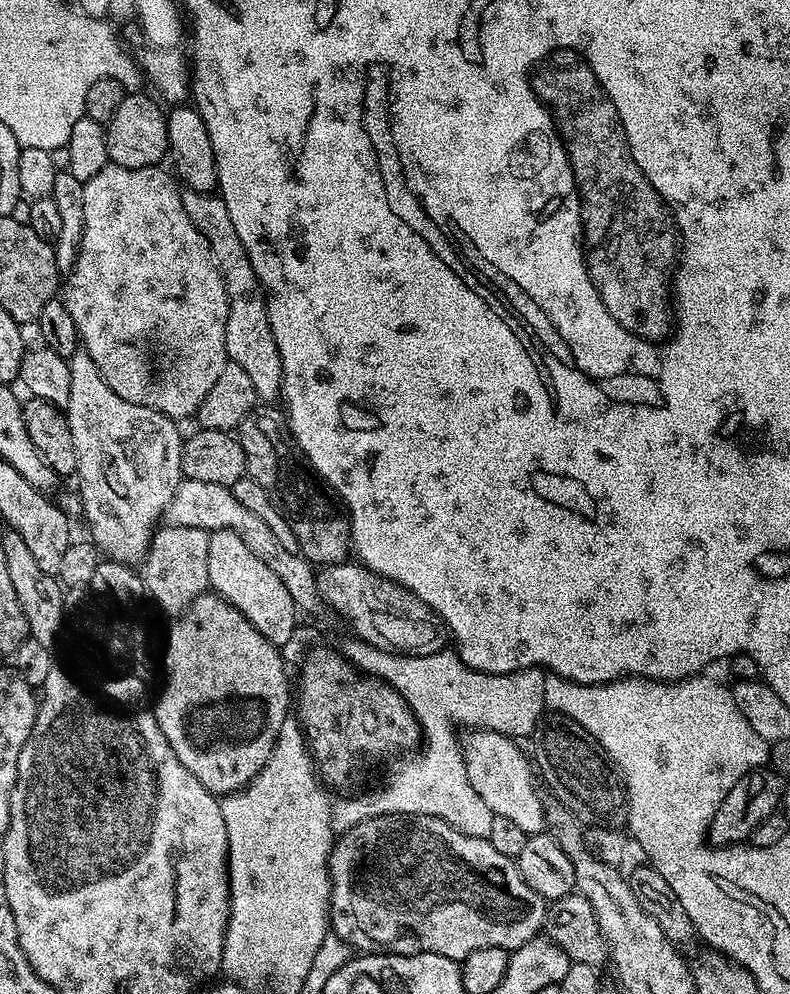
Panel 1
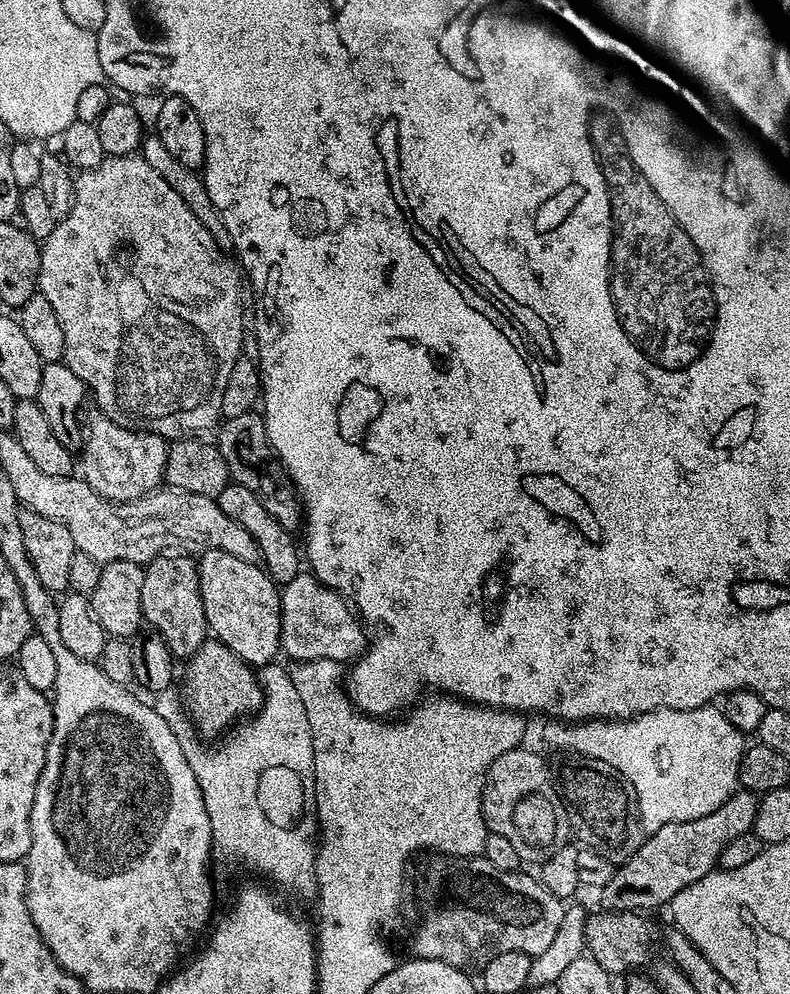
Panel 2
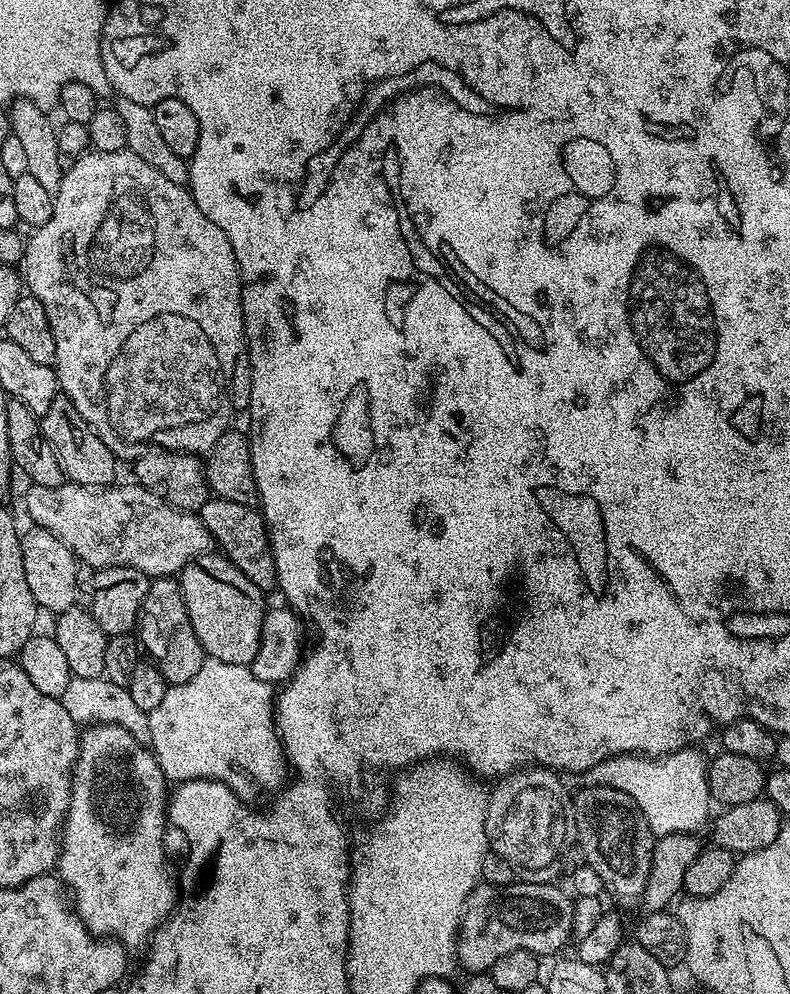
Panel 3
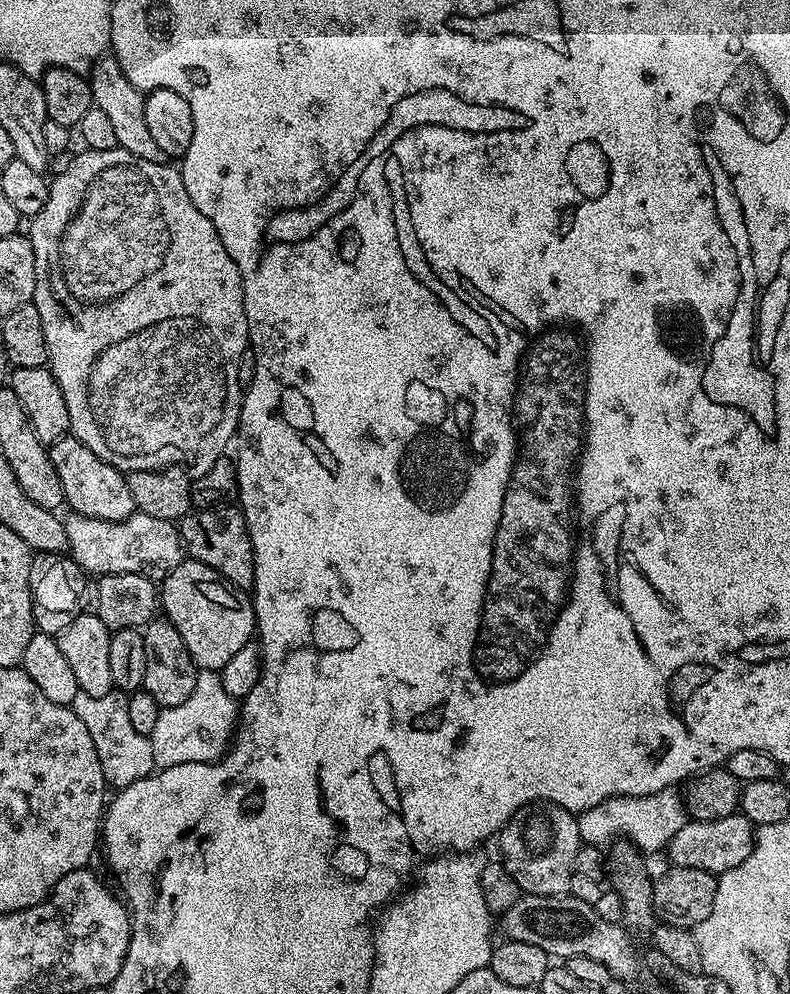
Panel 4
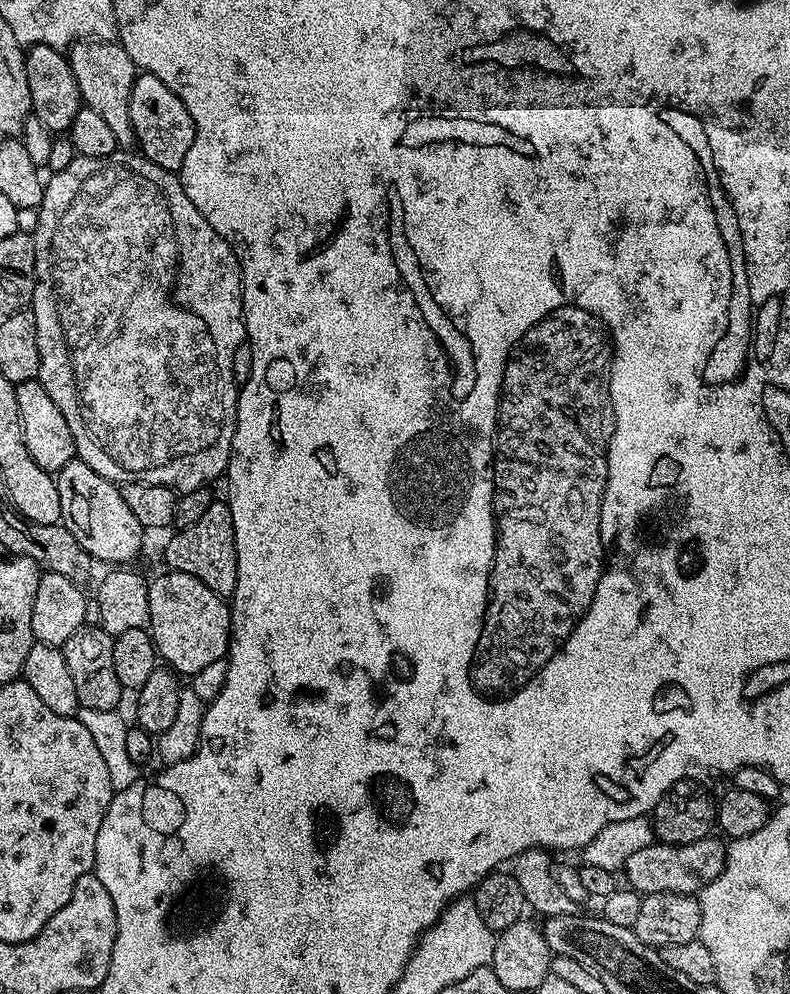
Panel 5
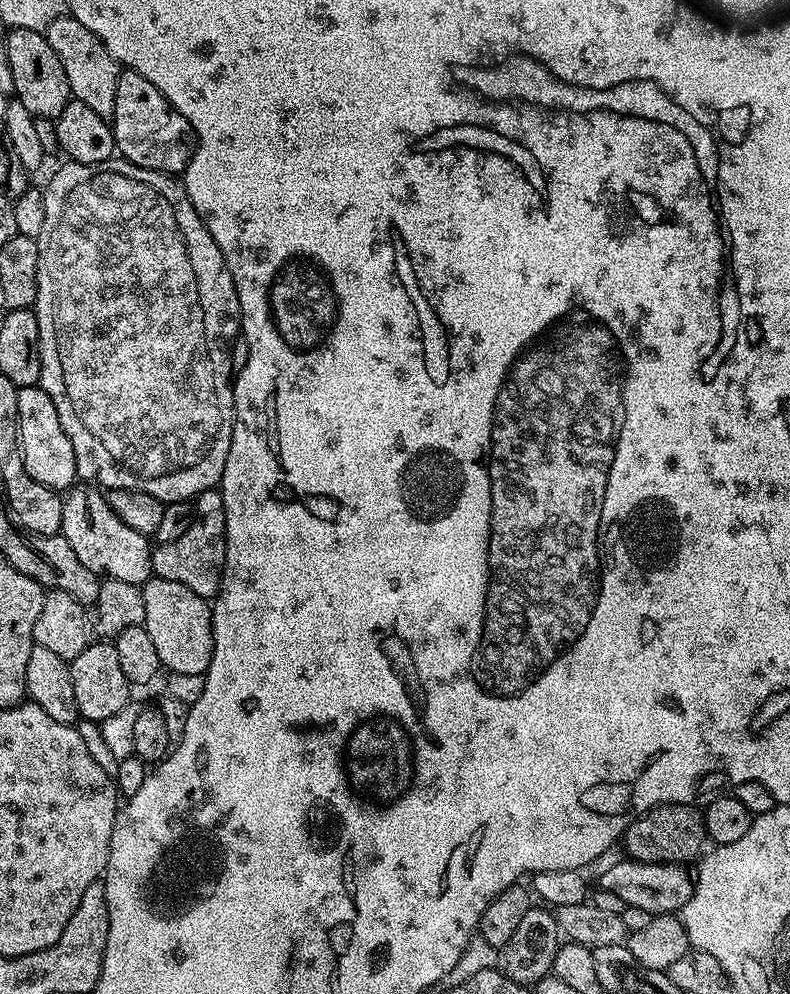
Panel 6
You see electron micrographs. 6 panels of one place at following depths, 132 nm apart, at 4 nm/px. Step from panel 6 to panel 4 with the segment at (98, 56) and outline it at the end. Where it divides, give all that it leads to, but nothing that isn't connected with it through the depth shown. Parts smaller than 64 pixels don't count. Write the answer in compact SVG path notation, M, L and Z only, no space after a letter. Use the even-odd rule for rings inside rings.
M111 54L101 56L92 65L92 71L87 77L87 82L92 87L94 107L103 110L113 126L117 145L139 160L154 162L155 164L165 163L164 151L154 143L150 129L146 126L145 93L137 90L130 82L130 78L126 78L126 74L122 74L122 66L118 66L116 57Z

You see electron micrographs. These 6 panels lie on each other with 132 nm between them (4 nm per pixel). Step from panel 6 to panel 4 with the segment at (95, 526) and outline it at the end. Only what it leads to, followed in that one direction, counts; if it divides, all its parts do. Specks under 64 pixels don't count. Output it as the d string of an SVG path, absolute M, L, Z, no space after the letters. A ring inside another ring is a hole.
M66 435L48 448L50 458L54 462L54 470L58 470L58 478L62 482L64 504L72 507L77 516L98 518L99 520L125 520L137 511L134 498L130 494L128 477L110 462L98 458L90 446L86 446L77 436Z

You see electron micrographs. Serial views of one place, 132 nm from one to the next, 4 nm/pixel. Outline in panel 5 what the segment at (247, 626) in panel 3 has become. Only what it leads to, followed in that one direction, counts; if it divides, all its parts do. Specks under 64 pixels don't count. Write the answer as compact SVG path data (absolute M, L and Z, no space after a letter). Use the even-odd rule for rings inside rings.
M171 570L165 573L165 576L151 577L148 585L152 607L148 628L152 645L156 647L157 657L171 671L190 678L210 666L210 662L227 657L228 642L232 638L232 609L225 597L210 590L206 582L198 582L194 574Z

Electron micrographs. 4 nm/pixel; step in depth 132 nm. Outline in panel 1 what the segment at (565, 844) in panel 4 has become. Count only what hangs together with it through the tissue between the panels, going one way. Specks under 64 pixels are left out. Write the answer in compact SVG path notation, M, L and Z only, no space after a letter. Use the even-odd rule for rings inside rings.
M472 730L462 740L462 751L466 762L466 774L470 778L470 786L474 786L478 798L490 806L493 816L507 818L514 822L523 832L540 834L545 831L544 810L546 800L540 797L536 789L538 776L533 765L524 757L517 741L510 736L491 730Z

